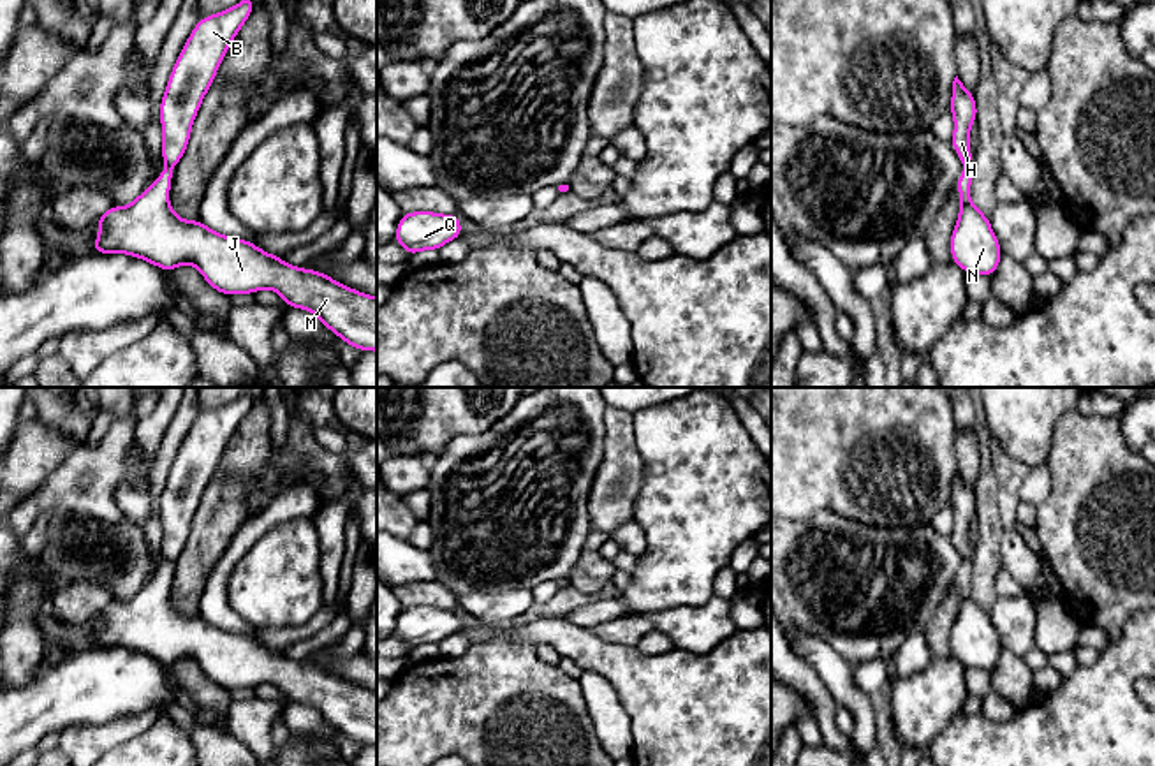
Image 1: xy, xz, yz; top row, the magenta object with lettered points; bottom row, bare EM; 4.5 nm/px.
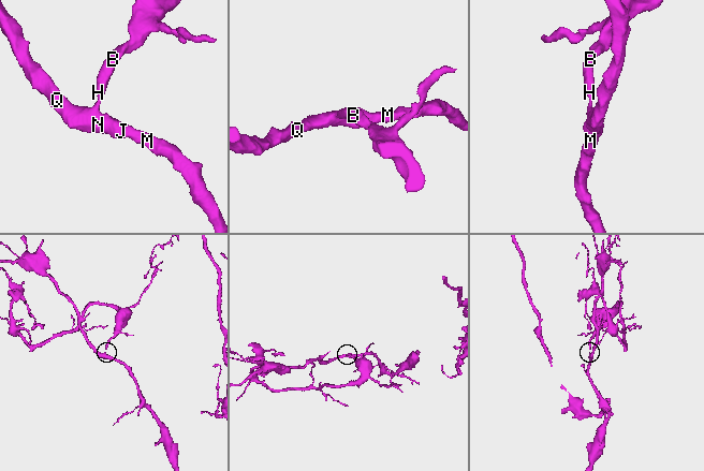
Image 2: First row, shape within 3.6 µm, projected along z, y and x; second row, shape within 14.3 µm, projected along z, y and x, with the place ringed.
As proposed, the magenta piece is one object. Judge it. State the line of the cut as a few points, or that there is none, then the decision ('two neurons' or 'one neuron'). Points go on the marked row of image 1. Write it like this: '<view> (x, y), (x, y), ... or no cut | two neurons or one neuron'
xy (166, 166), (171, 169) | two neurons

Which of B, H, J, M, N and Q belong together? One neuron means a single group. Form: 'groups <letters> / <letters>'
groups B H / J M N Q

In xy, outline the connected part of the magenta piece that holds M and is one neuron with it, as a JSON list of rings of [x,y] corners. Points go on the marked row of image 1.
[[[173,169],[127,208],[111,206],[93,224],[100,232],[93,254],[120,252],[166,271],[194,264],[218,292],[278,292],[289,308],[303,308],[357,350],[377,352],[377,298],[354,291],[327,275],[291,266],[252,241],[211,231],[201,220],[183,220],[169,206]]]

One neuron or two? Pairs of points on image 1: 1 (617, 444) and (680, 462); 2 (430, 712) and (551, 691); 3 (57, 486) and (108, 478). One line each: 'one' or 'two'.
1: two
2: one
3: one

